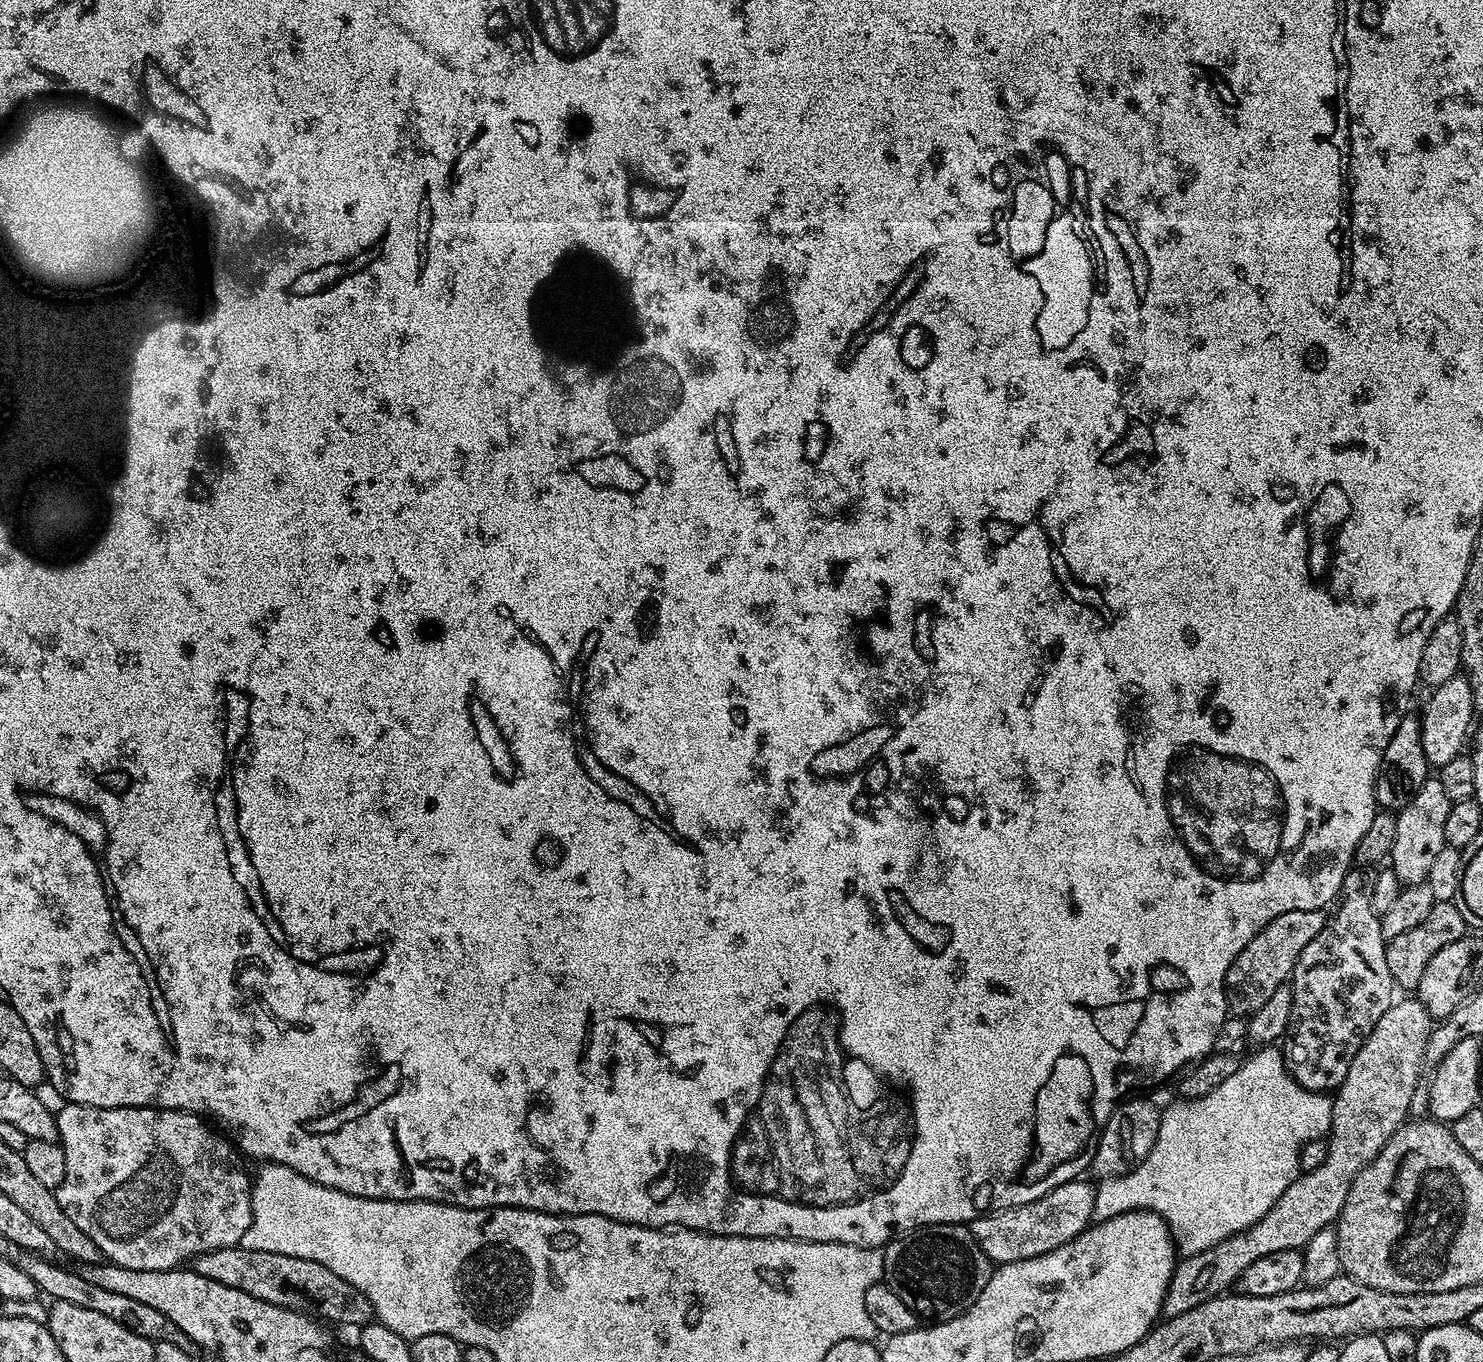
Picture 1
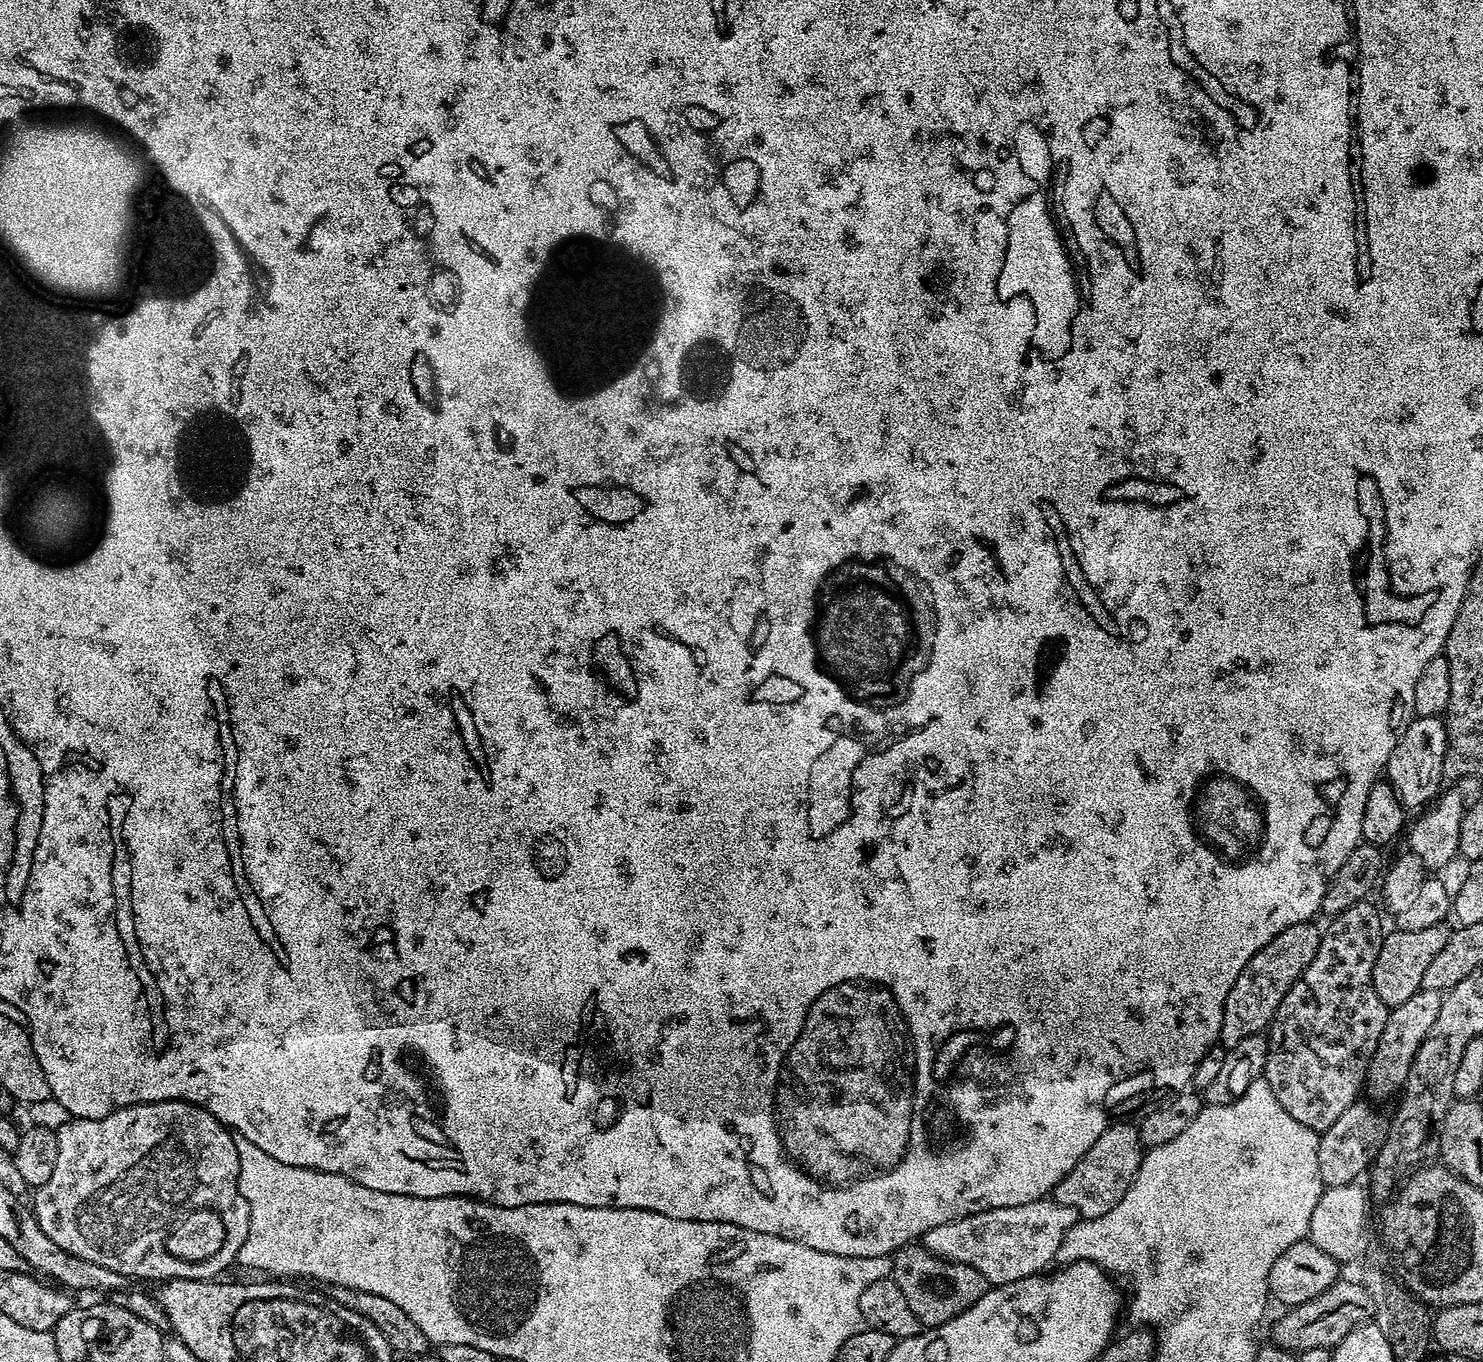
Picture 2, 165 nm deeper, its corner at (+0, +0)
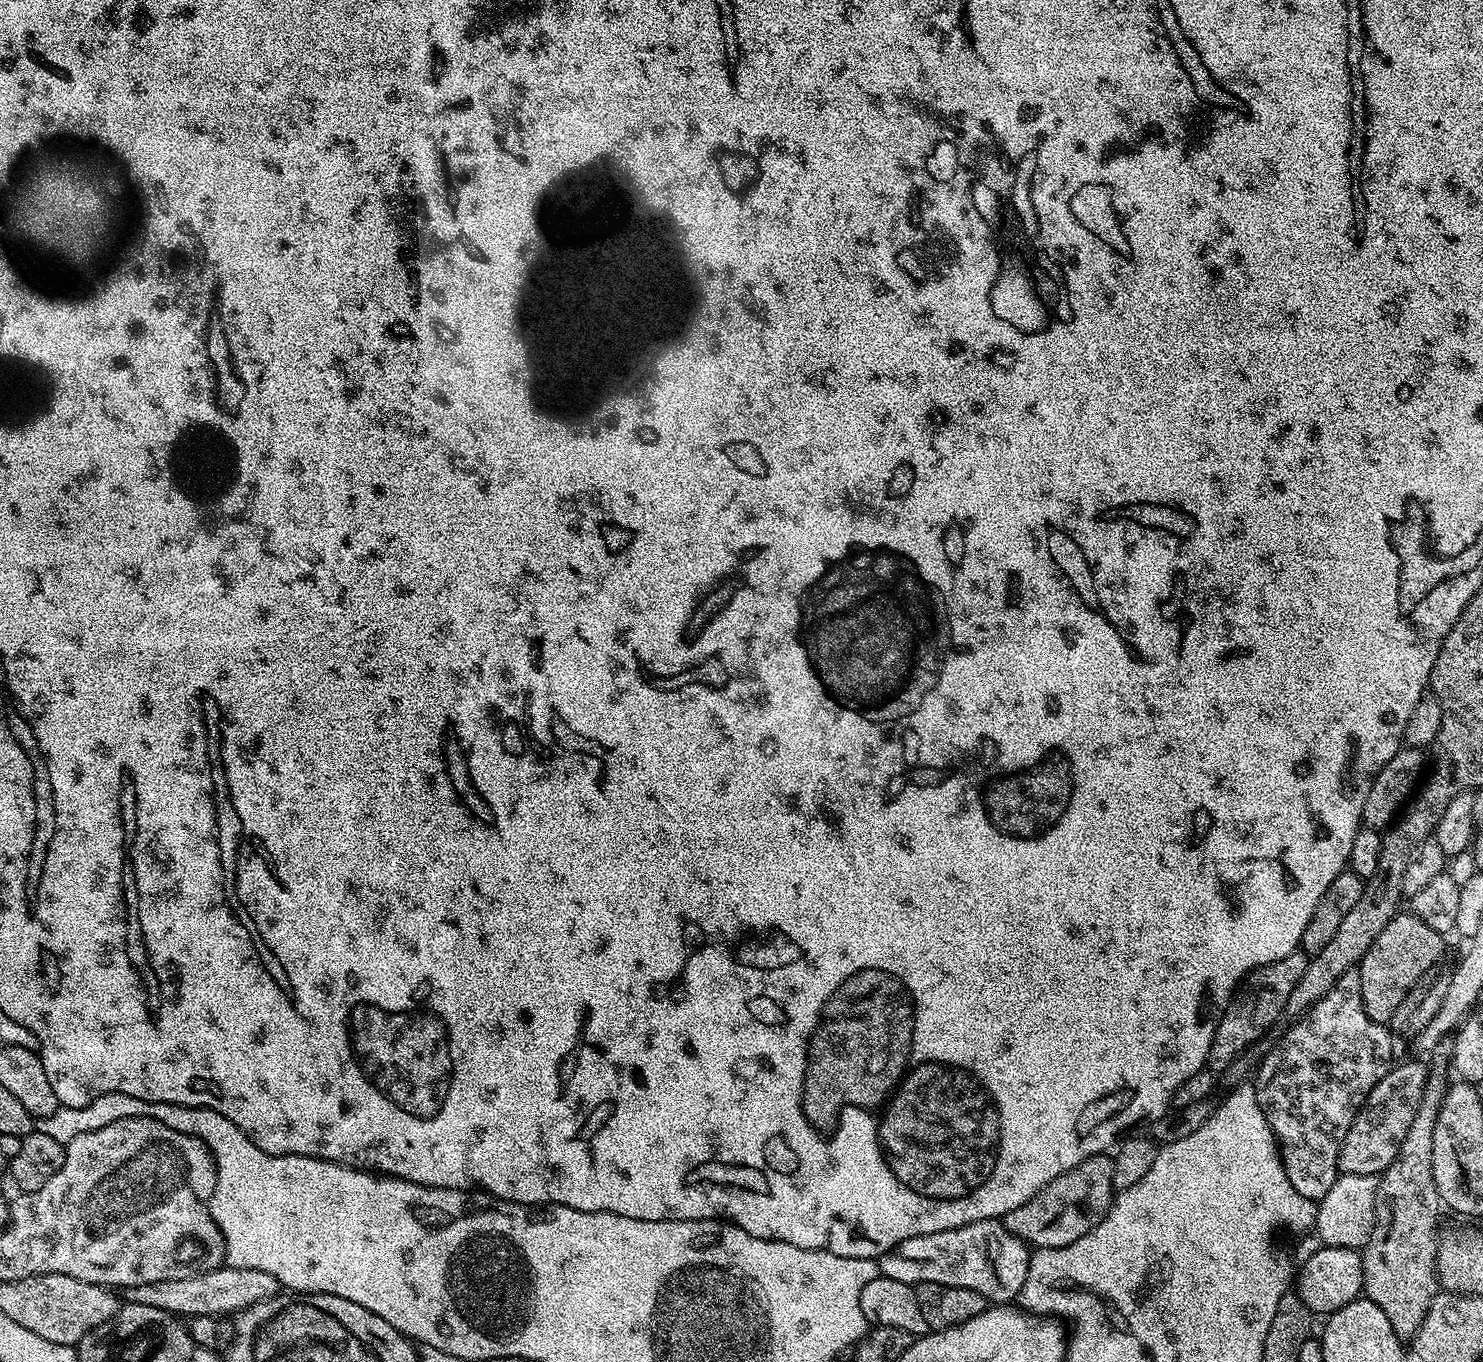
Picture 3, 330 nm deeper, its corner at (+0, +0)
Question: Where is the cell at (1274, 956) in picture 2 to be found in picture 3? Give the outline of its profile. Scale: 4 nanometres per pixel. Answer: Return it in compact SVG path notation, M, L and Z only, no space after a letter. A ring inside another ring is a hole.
M1297 950L1286 954L1286 958L1278 958L1278 962L1270 962L1248 973L1242 990L1237 991L1232 1001L1224 1007L1218 1026L1214 1030L1214 1042L1210 1042L1207 1063L1213 1073L1227 1073L1232 1065L1245 1055L1244 1051L1259 1036L1266 1035L1275 1026L1280 1015L1285 1015L1290 994L1294 991L1294 986L1302 982L1302 974L1306 974L1308 961L1309 957L1303 951Z

